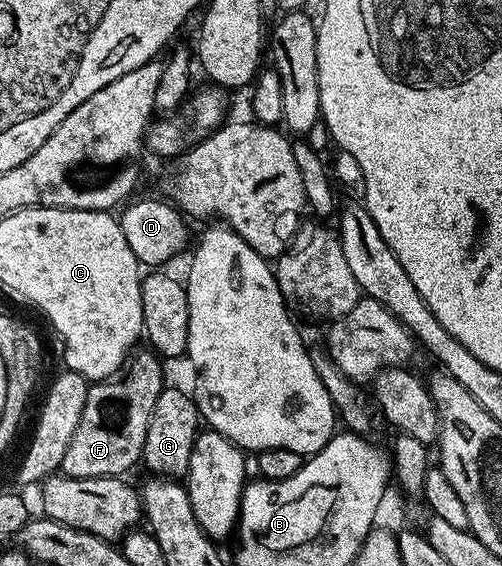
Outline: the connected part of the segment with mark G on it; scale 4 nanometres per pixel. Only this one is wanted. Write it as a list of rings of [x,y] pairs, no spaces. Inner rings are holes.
[[[163,386],[160,397],[156,397],[156,405],[152,409],[152,421],[148,421],[148,429],[144,433],[144,449],[141,457],[144,467],[146,463],[147,469],[155,476],[181,480],[190,468],[192,449],[196,445],[199,430],[198,404],[180,388]]]

